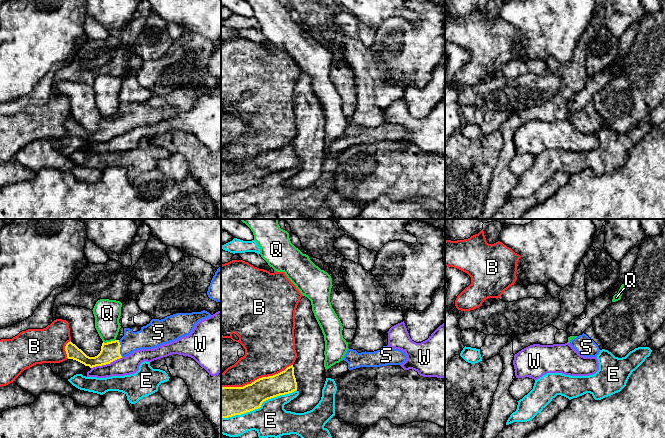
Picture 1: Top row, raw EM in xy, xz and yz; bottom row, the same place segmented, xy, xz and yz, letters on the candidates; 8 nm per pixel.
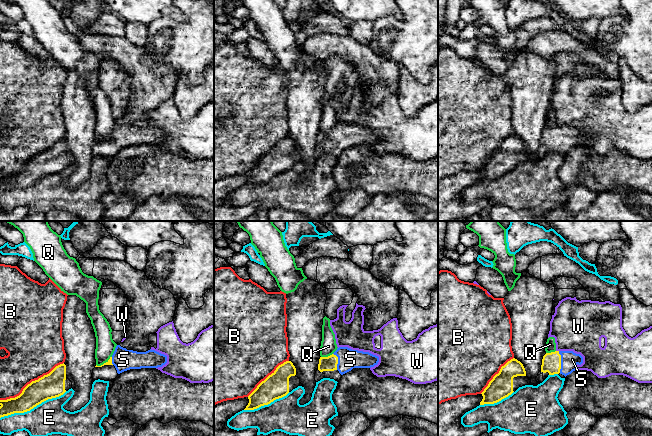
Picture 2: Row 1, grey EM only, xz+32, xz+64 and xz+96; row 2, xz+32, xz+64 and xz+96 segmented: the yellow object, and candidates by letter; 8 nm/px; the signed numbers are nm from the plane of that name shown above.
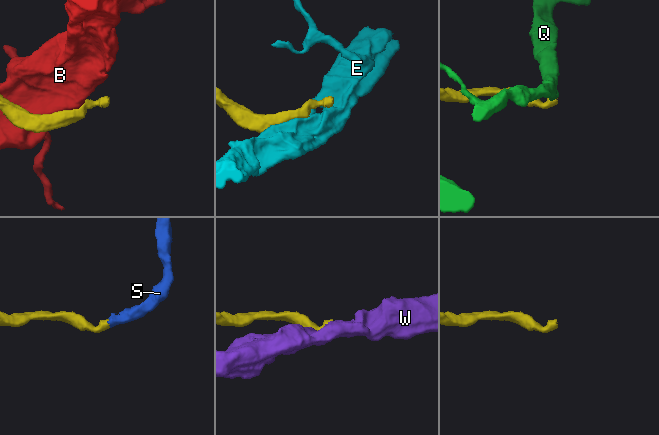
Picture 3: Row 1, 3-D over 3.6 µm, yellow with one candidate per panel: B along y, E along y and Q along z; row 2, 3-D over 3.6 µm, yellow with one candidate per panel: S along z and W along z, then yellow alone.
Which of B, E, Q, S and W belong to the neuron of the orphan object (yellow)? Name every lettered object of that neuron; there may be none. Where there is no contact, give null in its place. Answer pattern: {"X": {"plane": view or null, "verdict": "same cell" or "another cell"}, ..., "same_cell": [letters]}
{"B": {"plane": "xz", "verdict": "another cell"}, "E": {"plane": "xz", "verdict": "another cell"}, "Q": {"plane": "xy", "verdict": "another cell"}, "S": {"plane": "xy", "verdict": "same cell"}, "W": {"plane": "xy", "verdict": "another cell"}, "same_cell": ["S"]}

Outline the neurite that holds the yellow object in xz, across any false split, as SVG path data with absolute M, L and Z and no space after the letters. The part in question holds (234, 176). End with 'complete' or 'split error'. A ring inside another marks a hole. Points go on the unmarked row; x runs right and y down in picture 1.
M293 141L278 150L259 154L243 163L221 163L221 195L253 187L268 175L296 166Z; complete

